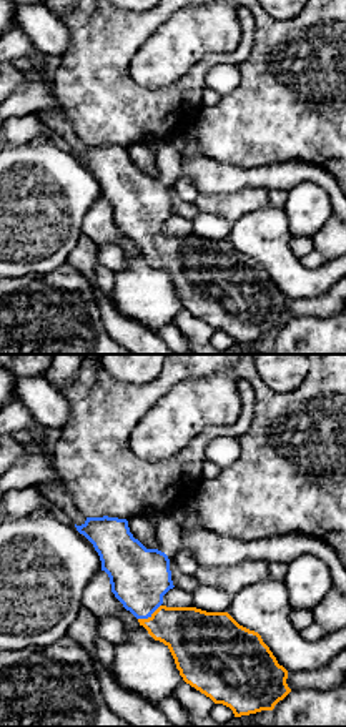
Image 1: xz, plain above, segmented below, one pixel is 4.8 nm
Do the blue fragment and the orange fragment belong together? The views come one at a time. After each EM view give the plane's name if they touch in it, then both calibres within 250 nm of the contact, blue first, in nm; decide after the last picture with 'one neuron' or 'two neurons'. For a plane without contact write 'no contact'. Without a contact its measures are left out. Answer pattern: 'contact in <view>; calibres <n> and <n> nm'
contact in xz; calibres 280 and 280 nm

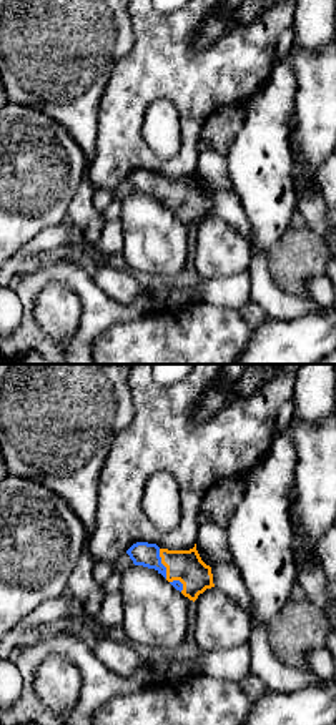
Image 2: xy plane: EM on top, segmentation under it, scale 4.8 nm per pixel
contact in xy; calibres 120 and 160 nm

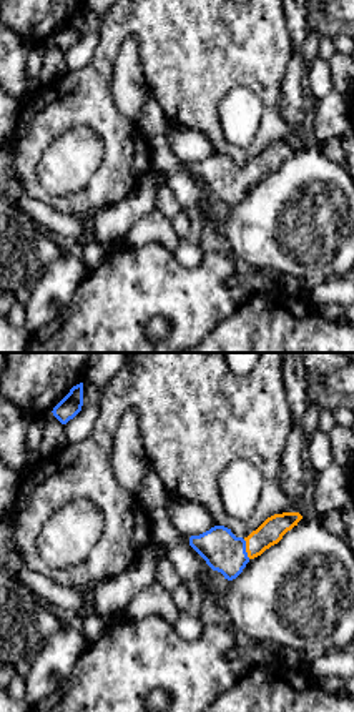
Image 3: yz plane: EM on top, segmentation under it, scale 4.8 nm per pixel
contact in yz; calibres 190 and 120 nm

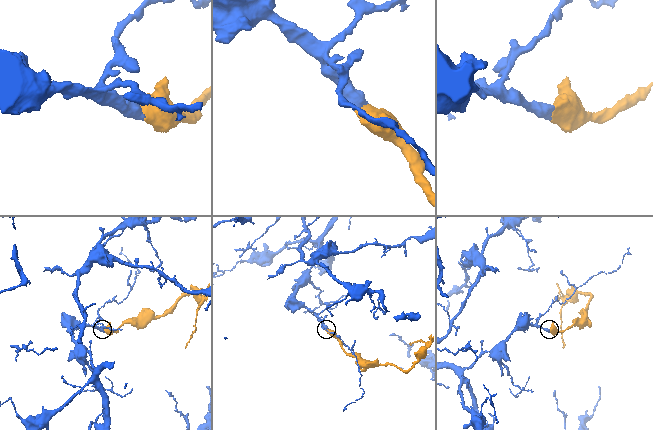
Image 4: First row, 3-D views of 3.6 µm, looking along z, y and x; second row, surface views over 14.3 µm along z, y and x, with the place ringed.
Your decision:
one neuron

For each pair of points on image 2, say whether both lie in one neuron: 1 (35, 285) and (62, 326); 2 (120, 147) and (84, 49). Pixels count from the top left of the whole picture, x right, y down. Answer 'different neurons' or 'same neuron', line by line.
1: different neurons
2: different neurons

